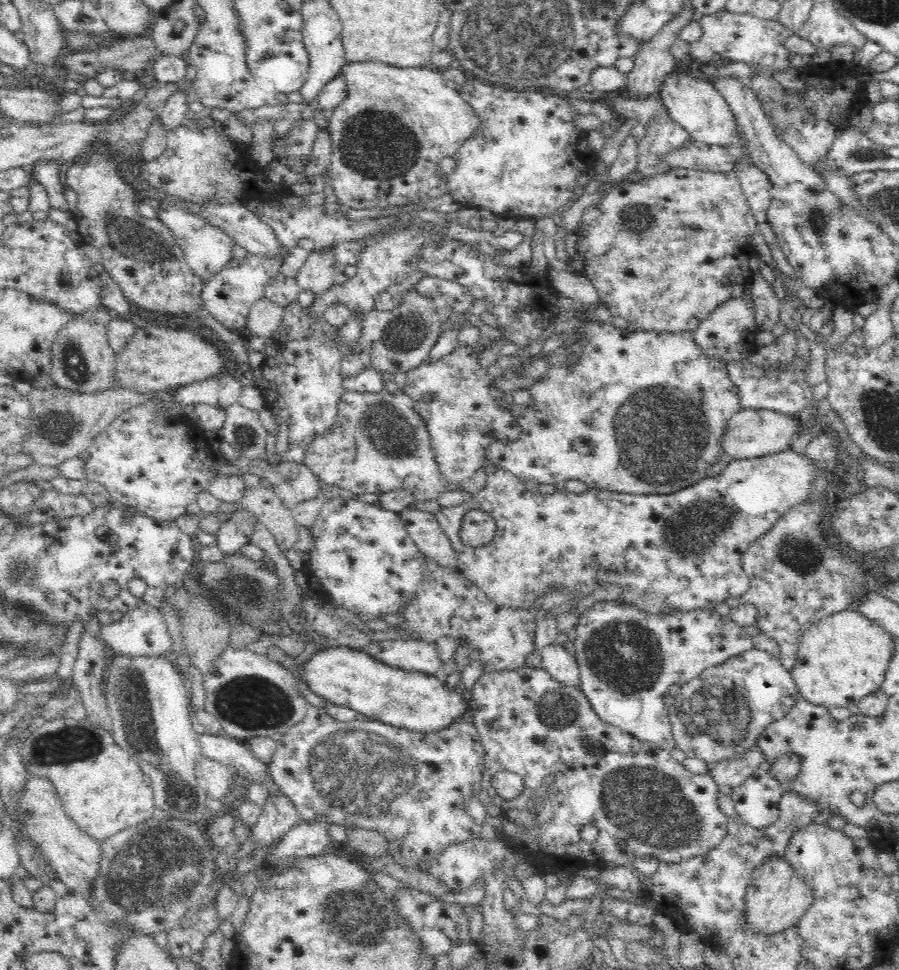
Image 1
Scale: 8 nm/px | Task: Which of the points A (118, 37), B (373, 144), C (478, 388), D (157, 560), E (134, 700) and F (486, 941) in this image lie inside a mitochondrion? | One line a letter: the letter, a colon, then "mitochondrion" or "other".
A: other
B: mitochondrion
C: other
D: other
E: mitochondrion
F: other

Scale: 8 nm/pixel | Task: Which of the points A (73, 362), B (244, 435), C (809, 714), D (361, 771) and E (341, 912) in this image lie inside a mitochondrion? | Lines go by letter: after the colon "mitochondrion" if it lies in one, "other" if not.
A: mitochondrion
B: mitochondrion
C: other
D: mitochondrion
E: mitochondrion

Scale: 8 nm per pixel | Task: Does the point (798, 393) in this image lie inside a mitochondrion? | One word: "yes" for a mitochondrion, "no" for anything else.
no

